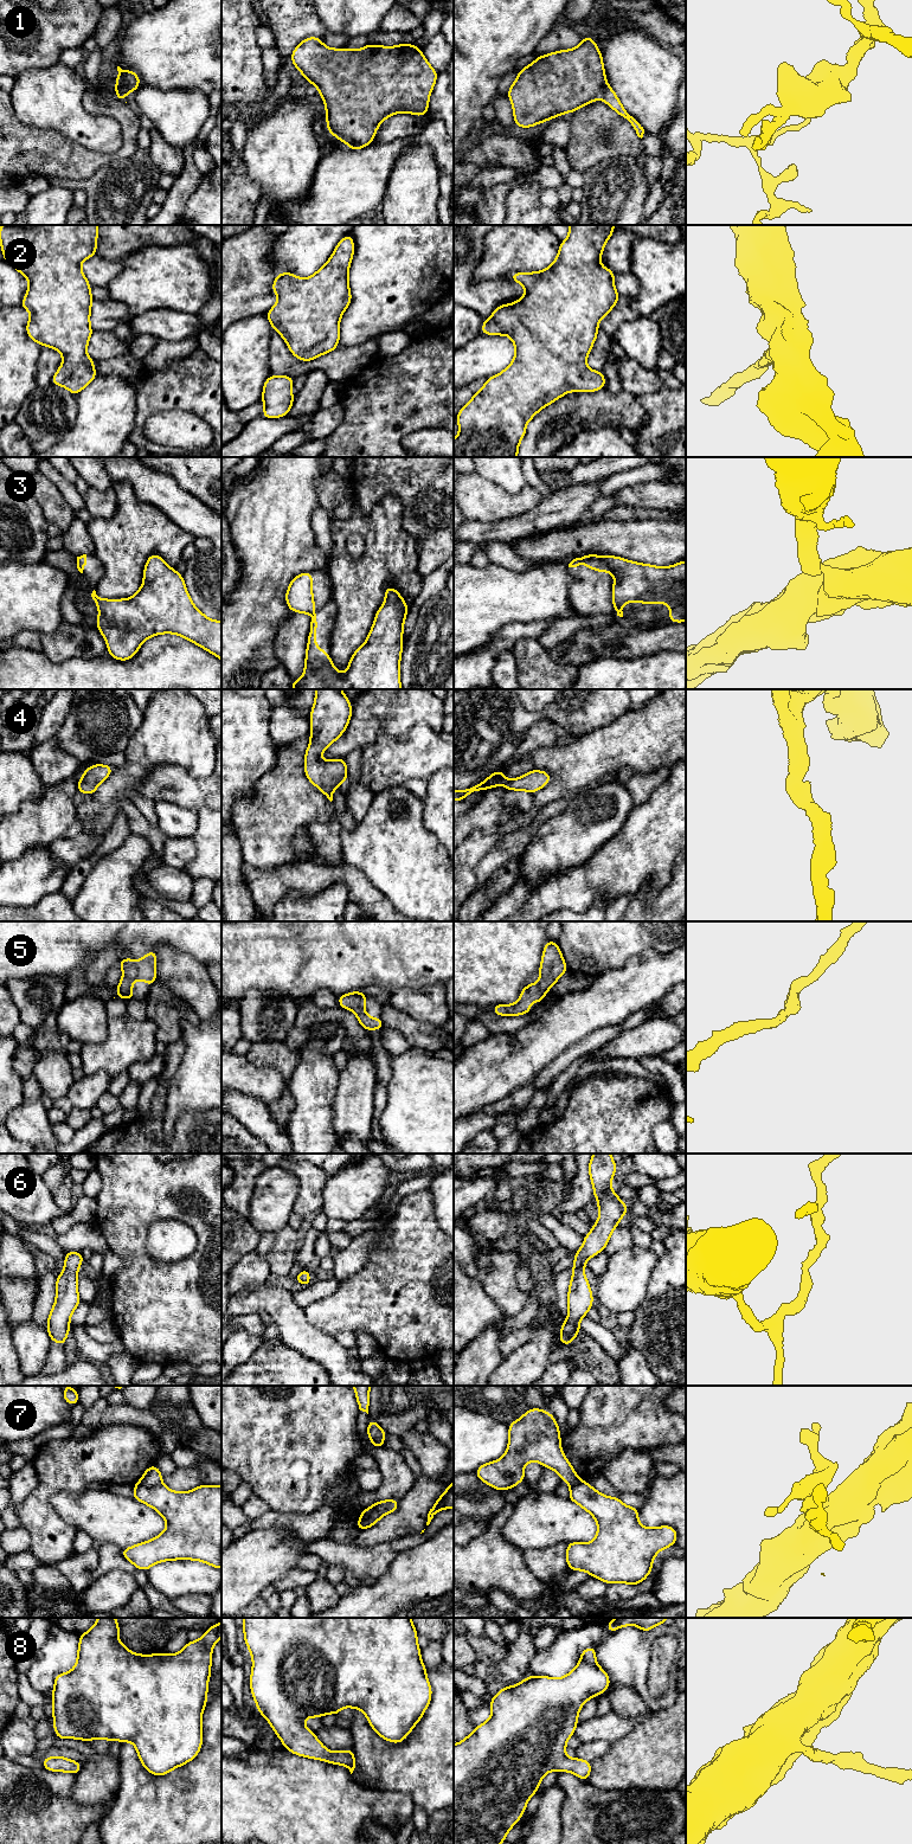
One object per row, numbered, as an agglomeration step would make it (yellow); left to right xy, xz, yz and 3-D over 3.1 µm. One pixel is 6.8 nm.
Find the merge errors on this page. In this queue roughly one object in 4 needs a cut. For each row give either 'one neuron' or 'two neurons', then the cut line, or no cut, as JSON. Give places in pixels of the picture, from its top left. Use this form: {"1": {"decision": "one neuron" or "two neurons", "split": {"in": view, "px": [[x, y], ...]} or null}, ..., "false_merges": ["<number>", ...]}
{"1": {"decision": "two neurons", "split": {"in": "yz", "px": [[607, 84], [599, 97]]}}, "2": {"decision": "one neuron", "split": null}, "3": {"decision": "two neurons", "split": {"in": "yz", "px": [[603, 559], [610, 571]]}}, "4": {"decision": "one neuron", "split": null}, "5": {"decision": "one neuron", "split": null}, "6": {"decision": "one neuron", "split": null}, "7": {"decision": "two neurons", "split": {"in": "xy", "px": [[139, 1482], [146, 1485], [160, 1484]]}}, "8": {"decision": "one neuron", "split": null}, "false_merges": ["1", "3", "7"]}

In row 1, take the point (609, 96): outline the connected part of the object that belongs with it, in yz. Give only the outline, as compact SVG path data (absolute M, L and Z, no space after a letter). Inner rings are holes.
M605 85L604 92L600 97L611 109L614 109L619 116L629 121L636 131L638 137L643 137L644 129L641 123L630 114L627 113L624 107L622 105L621 101L618 99L617 95L612 90L610 85Z

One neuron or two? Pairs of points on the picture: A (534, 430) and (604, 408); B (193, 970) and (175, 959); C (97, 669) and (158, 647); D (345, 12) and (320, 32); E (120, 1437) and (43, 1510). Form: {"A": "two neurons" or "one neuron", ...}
{"A": "one neuron", "B": "one neuron", "C": "one neuron", "D": "two neurons", "E": "one neuron"}

